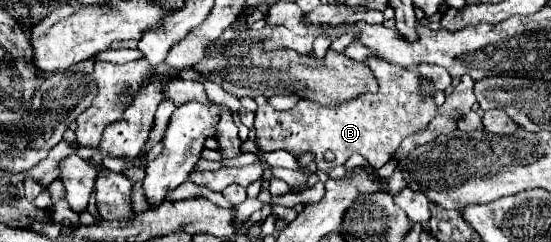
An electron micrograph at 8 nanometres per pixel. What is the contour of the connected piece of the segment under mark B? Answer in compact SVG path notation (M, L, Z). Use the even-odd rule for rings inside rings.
M370 58L364 64L380 82L380 90L376 94L362 94L352 102L330 108L318 106L310 100L298 100L298 104L286 112L278 112L270 104L260 106L254 122L256 146L260 146L262 152L288 150L296 156L302 152L312 152L314 162L324 174L328 174L334 166L344 164L352 154L364 156L372 168L380 168L392 160L392 152L396 152L400 142L416 130L428 126L438 107L430 96L424 98L420 94L418 70L406 70L376 58ZM324 154L327 161L332 161L335 156L336 160L324 162Z

